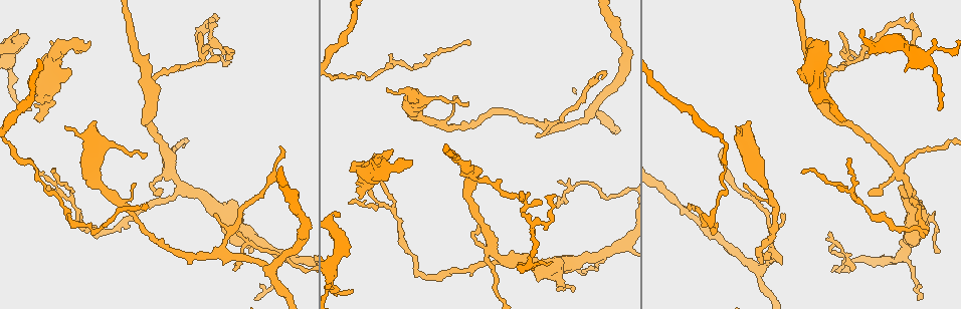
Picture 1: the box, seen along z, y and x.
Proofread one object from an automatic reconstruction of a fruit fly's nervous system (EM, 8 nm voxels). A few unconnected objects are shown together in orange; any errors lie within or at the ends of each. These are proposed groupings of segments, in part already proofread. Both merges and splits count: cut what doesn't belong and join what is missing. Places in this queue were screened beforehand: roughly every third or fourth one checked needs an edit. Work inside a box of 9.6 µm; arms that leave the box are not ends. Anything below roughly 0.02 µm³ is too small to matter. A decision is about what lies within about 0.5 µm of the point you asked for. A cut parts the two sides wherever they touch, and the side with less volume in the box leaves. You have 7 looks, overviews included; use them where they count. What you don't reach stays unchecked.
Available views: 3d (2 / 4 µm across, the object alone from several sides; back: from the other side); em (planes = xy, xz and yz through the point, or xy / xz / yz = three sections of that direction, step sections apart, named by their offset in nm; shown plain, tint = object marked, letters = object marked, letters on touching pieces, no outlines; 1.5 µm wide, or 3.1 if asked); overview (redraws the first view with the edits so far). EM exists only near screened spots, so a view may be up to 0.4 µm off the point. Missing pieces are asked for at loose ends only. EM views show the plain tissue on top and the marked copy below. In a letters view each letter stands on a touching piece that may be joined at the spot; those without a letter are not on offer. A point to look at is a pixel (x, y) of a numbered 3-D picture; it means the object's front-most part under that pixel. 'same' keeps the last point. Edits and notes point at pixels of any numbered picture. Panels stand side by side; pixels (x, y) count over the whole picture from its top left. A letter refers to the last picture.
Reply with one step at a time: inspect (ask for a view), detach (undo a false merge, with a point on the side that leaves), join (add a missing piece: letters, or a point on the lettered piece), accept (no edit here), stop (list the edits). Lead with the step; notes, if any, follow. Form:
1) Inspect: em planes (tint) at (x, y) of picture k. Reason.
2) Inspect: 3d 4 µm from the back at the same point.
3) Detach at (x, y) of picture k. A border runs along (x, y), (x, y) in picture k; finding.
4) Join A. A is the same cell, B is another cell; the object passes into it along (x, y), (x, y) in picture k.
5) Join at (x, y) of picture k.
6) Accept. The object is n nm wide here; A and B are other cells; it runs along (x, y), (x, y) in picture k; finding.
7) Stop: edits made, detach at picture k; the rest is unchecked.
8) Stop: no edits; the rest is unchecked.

Inspect: em xz step 4 (letters) at (688, 205) of picture 1. Long arm stops here.

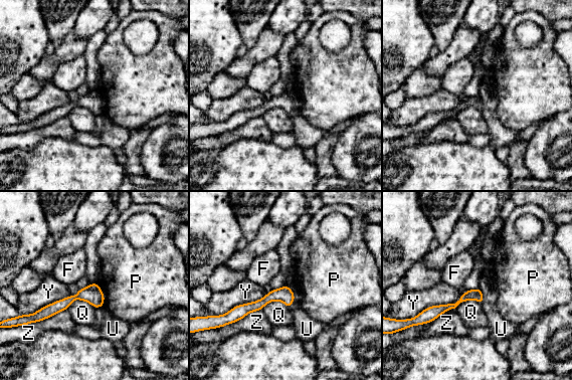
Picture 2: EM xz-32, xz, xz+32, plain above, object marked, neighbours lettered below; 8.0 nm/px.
Inspect: em planes (letters) at the same point.

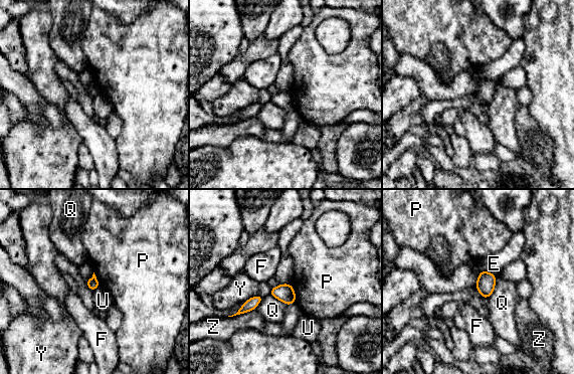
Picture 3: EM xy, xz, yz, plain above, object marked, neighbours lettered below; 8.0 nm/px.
Accept. The object is 90 nm wide here; E, F, P, Q, U, Y and Z are other cells; a border runs along (290, 283), (296, 301) in picture 3; no lettered piece goes on from it.

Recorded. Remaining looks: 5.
Inspect: em planes (letters) at (338, 215) of picture 1. An open end.

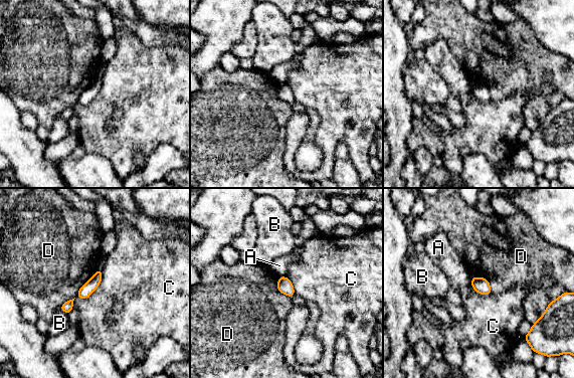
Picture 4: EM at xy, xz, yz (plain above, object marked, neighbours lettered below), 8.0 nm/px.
Accept. The longest contact is with D, 440 nm; A, B, C and D are other cells; a border runs along (101, 268), (100, 285), (72, 307) in picture 4; no lettered piece goes on from it.

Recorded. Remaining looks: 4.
Inspect: em planes (tint) at (68, 69) of picture 1. Branch stops here.

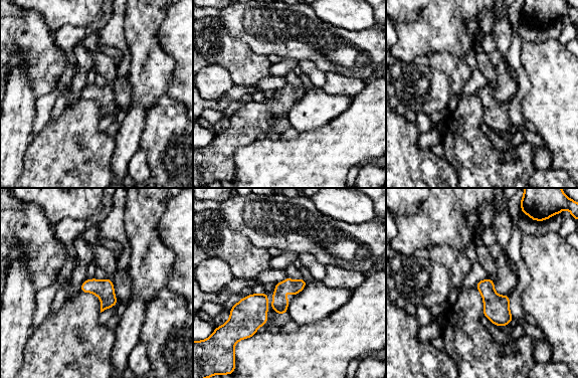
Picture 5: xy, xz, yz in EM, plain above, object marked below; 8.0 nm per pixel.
Inspect: em planes (letters) at the same point. See the neighbours.

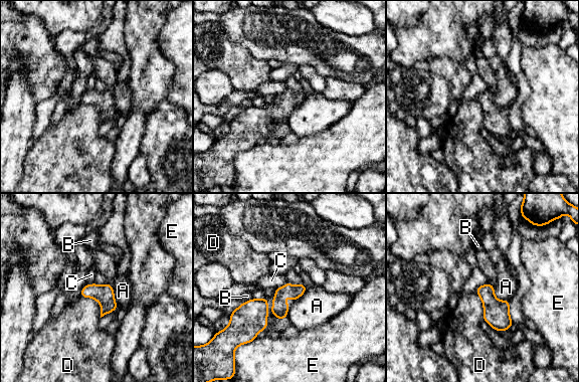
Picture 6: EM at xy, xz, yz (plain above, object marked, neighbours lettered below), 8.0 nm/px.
Accept. The longest contact is with D, 240 nm; A, B, C, D and E are other cells; none of them fits.

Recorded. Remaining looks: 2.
Stop: no edits; the rest is unchecked.

